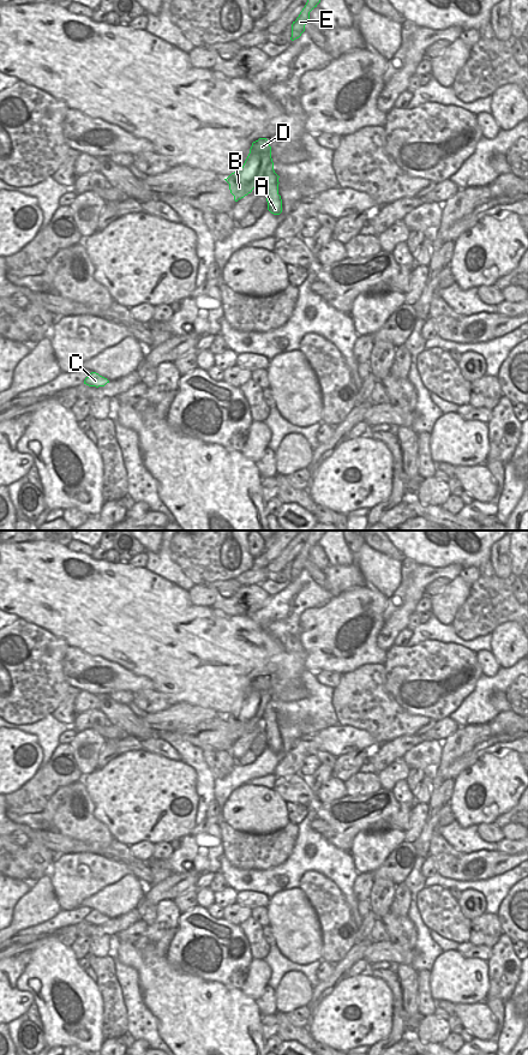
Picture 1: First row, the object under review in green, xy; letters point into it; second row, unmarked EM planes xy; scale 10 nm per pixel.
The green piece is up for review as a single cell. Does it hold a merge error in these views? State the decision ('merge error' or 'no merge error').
merge error

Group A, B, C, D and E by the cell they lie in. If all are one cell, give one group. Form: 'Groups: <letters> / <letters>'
Groups: A / B C D E.

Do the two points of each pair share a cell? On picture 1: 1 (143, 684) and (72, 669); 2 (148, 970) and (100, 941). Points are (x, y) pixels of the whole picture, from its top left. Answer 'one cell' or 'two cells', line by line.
1: one cell
2: two cells

